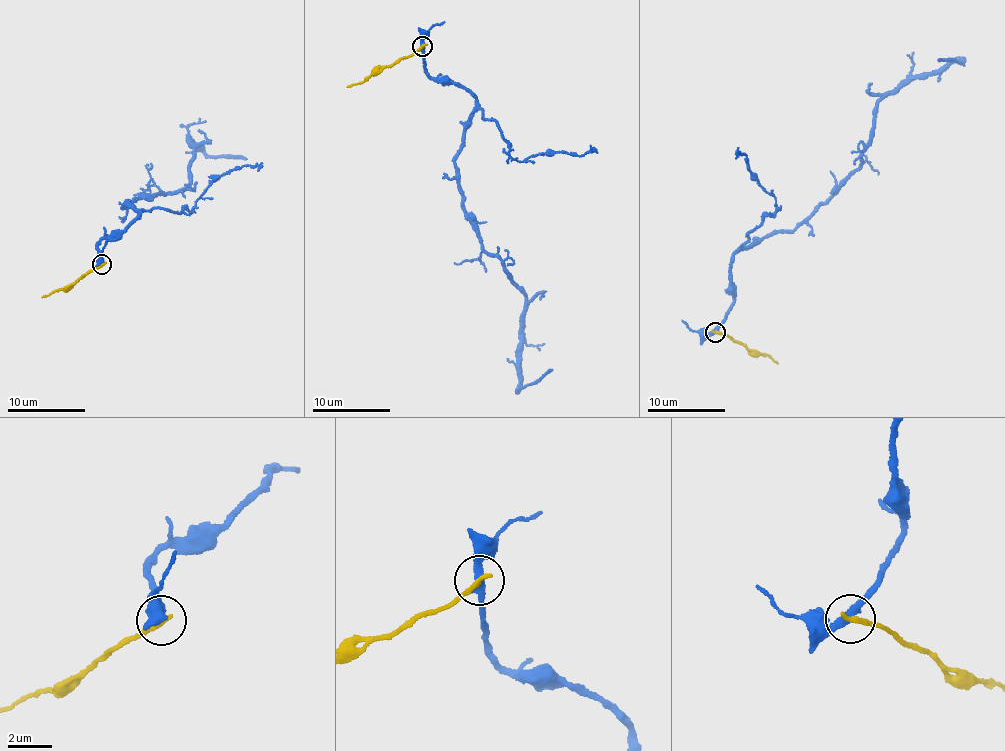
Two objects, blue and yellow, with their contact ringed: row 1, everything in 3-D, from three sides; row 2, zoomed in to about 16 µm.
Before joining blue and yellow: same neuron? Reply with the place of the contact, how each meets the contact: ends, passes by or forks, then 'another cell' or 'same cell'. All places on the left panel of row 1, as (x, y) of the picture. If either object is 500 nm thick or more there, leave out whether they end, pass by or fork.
(102, 264) | blue passes by | yellow ends | another cell

